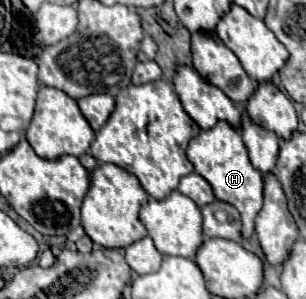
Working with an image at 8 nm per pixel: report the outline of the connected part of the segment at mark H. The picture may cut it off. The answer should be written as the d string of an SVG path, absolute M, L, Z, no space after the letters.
M218 121L218 125L214 125L212 129L200 131L198 137L190 139L186 155L188 155L190 163L194 165L196 173L202 175L212 185L216 199L228 201L240 211L242 233L244 233L244 239L248 239L254 231L254 217L262 209L262 185L264 185L264 181L262 181L262 173L258 173L248 159L248 151L246 151L242 137L240 137L240 131L234 129L226 121Z

